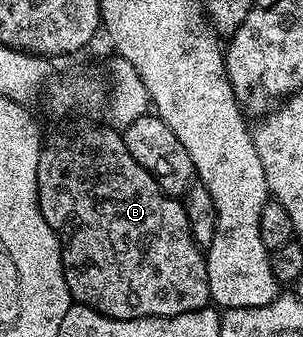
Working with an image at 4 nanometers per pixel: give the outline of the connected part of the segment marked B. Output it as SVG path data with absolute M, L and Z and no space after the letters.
M90 123L87 127L74 127L71 131L62 131L51 139L49 136L38 158L36 185L40 213L44 213L44 221L48 221L48 225L58 234L58 240L62 243L64 277L68 281L70 297L75 304L90 307L93 311L98 311L101 315L107 315L113 319L143 319L144 317L172 317L180 313L192 313L211 302L206 257L203 248L195 243L188 229L188 217L186 210L182 207L182 199L163 193L160 185L156 185L156 181L148 173L148 169L144 169L144 165L140 165L136 157L128 153L128 145L124 145L121 134L115 128Z

